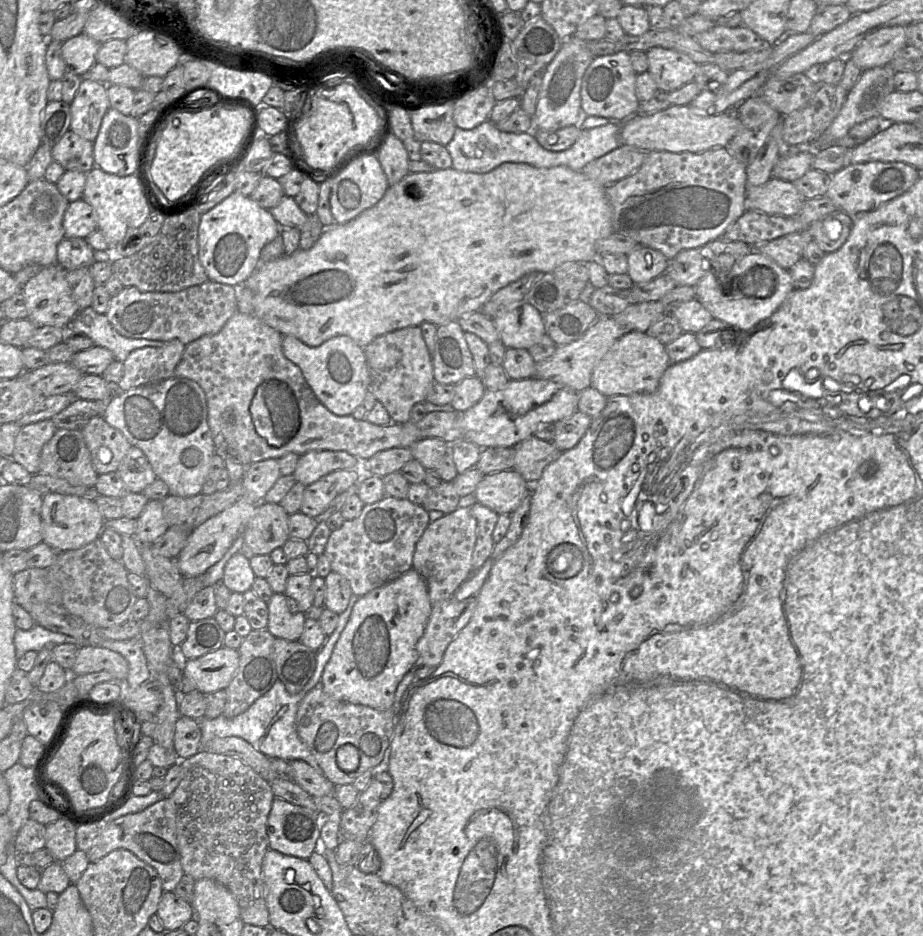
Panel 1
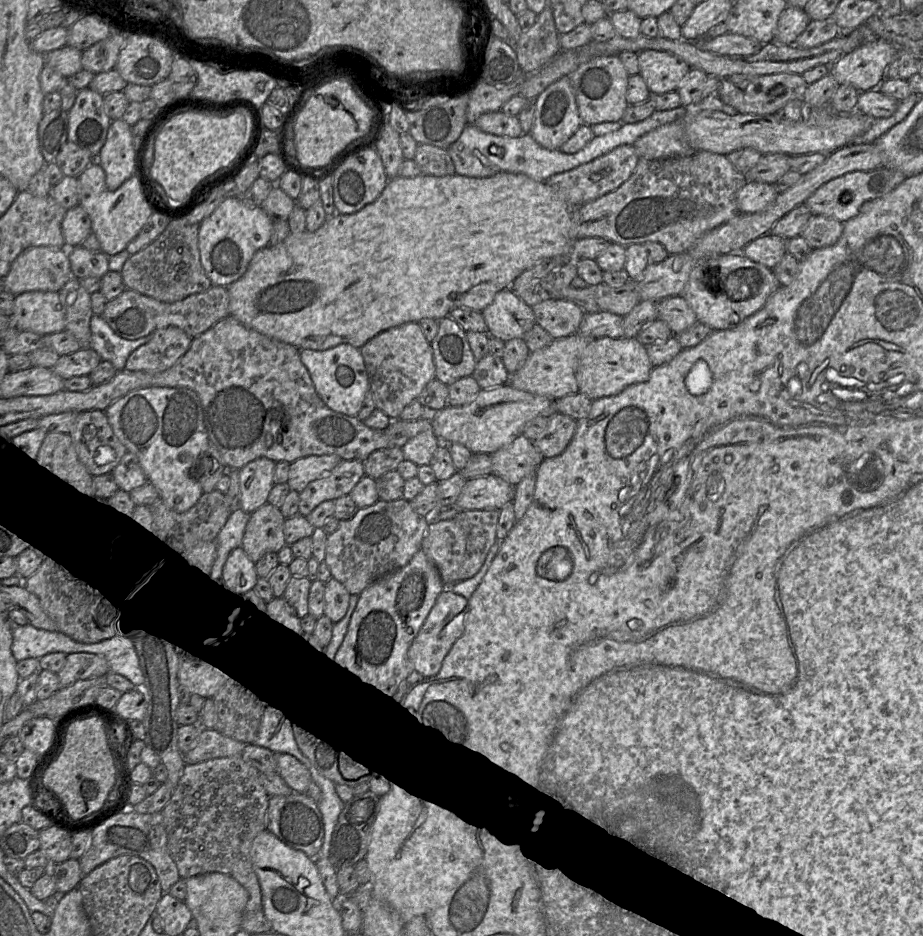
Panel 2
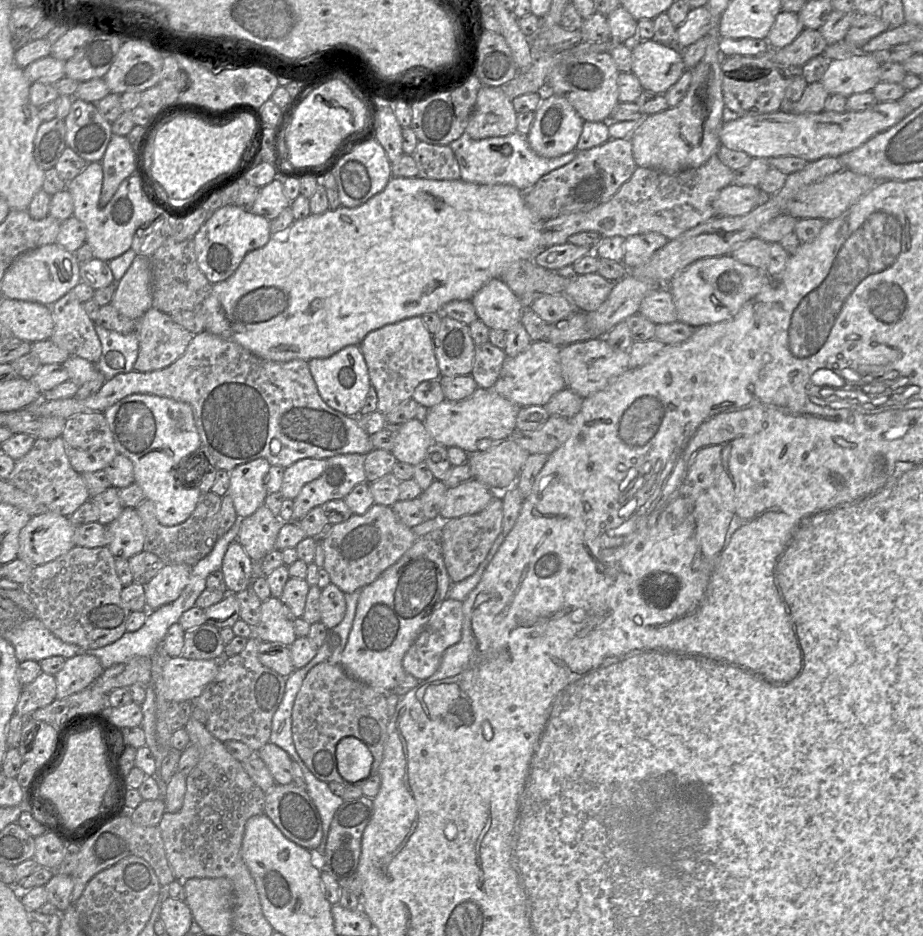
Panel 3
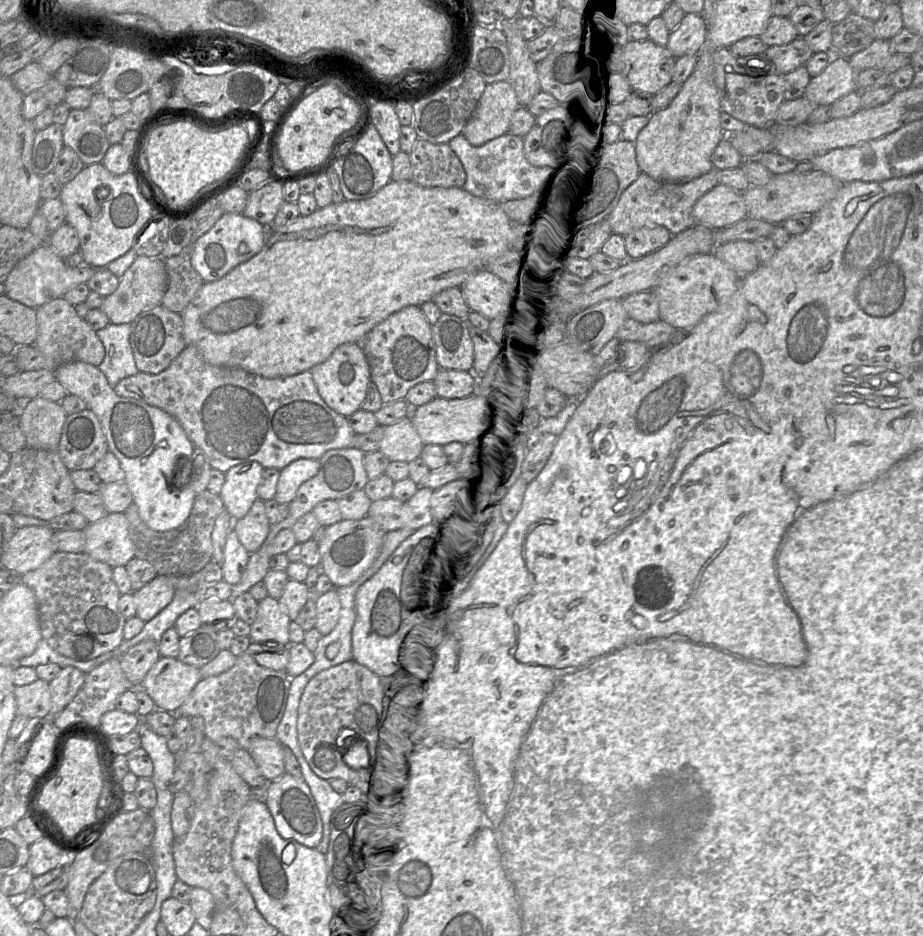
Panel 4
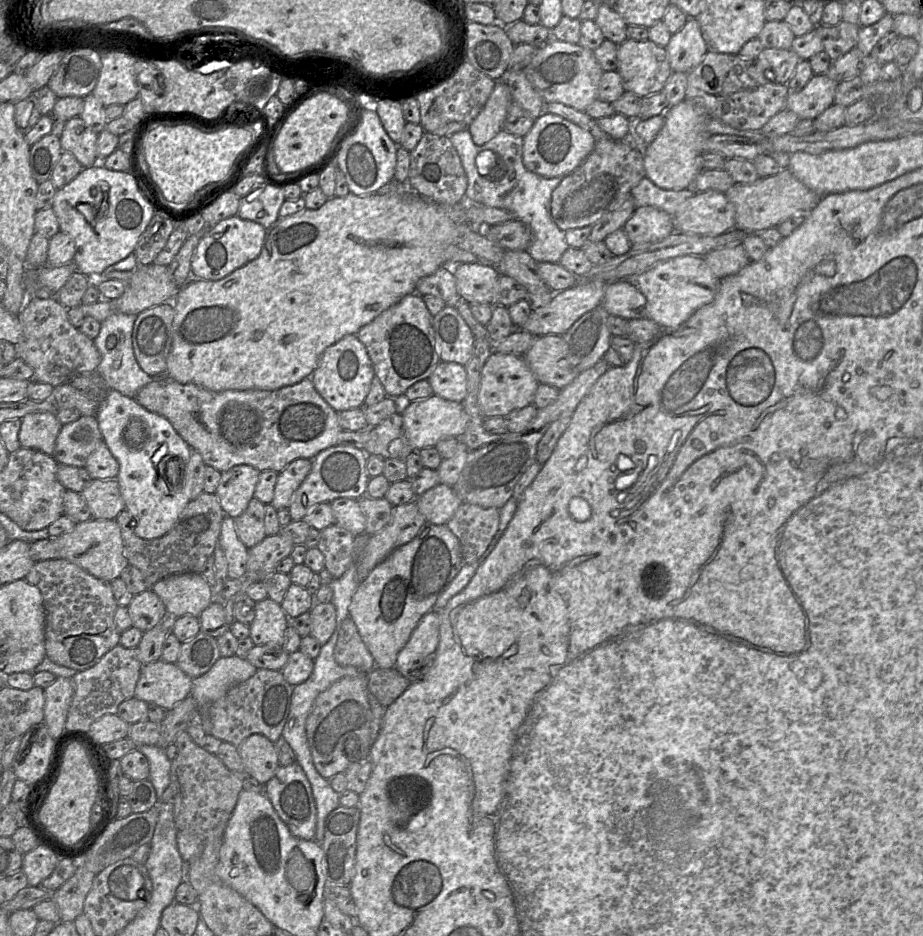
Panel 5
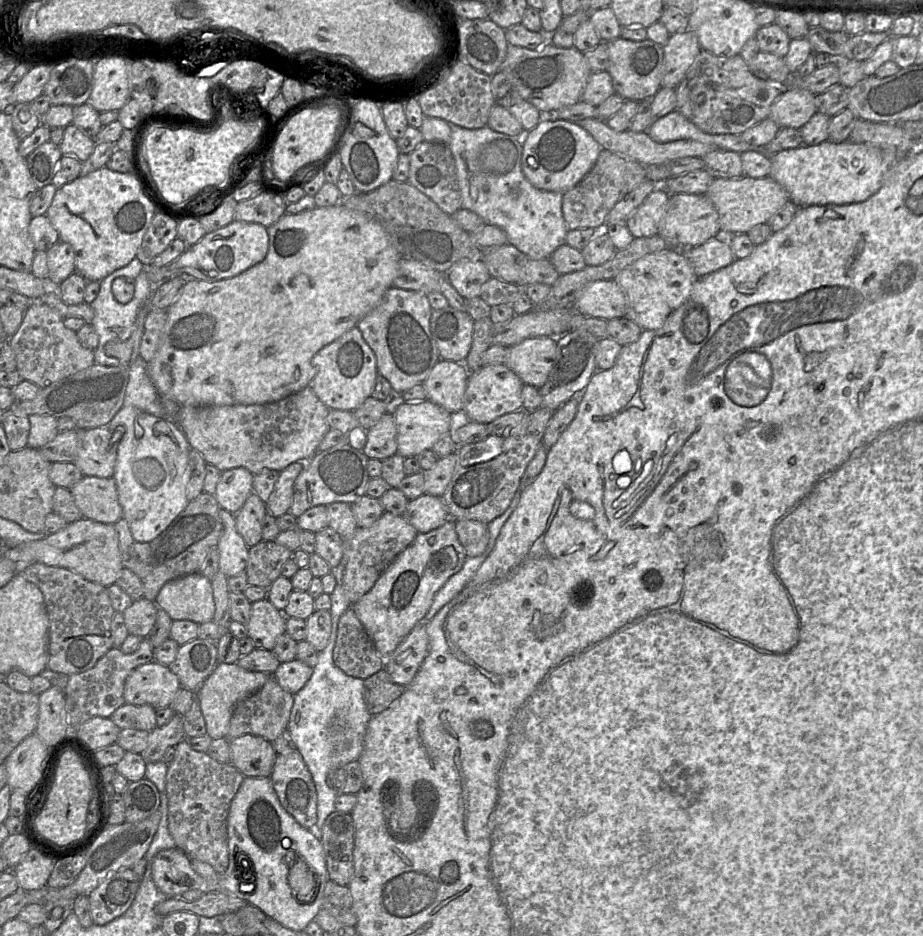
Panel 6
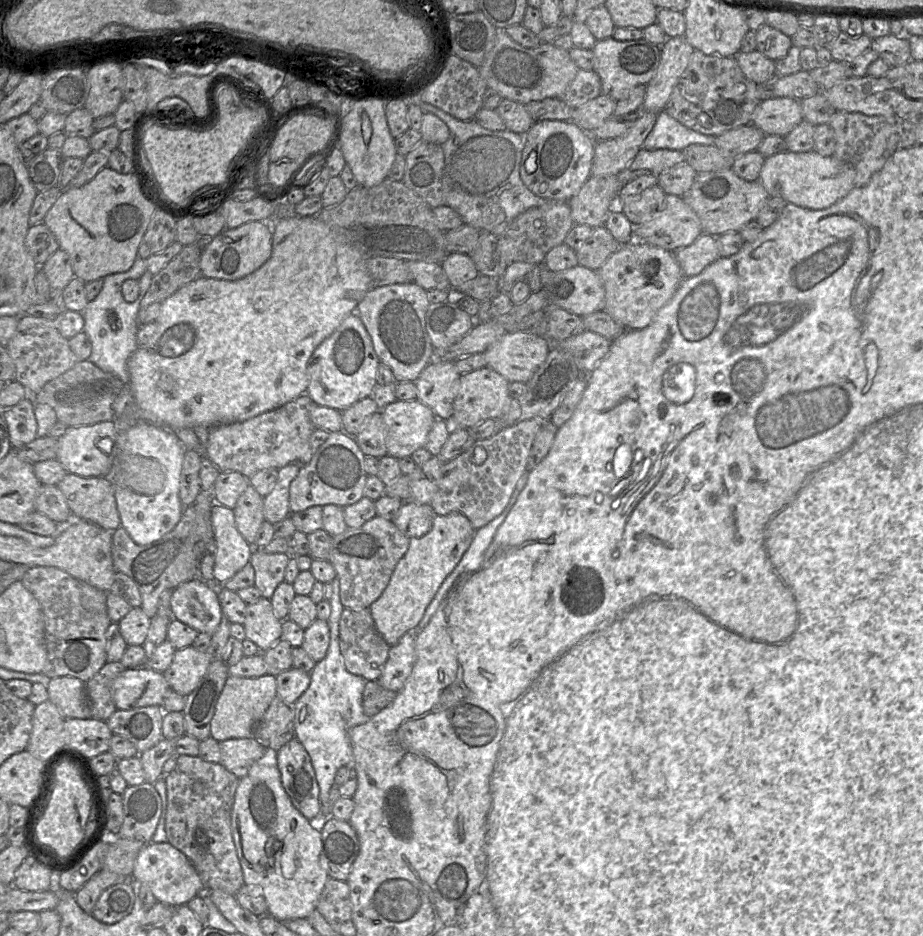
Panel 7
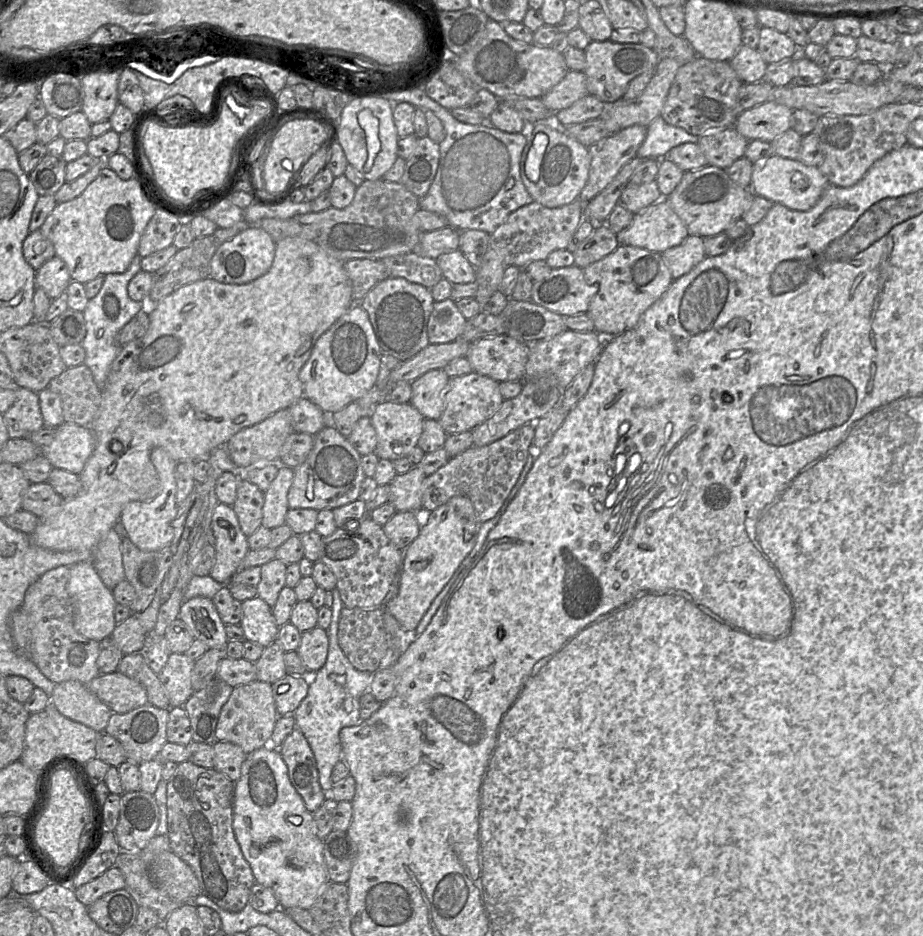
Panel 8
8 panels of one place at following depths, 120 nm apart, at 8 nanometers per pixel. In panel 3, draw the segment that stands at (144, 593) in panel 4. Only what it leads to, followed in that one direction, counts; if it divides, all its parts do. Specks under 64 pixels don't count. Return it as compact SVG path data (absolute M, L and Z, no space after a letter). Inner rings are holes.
M166 564L144 585L146 610L156 610L177 599L189 581L192 567L187 564Z

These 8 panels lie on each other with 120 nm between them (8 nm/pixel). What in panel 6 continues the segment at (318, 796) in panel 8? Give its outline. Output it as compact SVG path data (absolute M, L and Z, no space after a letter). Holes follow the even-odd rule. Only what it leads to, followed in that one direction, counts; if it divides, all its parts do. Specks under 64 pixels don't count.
M298 750L276 756L270 780L282 807L303 828L316 824L316 789Z

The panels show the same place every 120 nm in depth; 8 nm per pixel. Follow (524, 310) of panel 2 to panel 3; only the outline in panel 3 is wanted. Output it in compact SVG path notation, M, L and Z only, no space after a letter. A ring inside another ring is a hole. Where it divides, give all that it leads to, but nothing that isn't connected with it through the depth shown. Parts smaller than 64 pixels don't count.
M500 278L489 280L470 302L478 319L489 329L506 332L521 322L524 307Z

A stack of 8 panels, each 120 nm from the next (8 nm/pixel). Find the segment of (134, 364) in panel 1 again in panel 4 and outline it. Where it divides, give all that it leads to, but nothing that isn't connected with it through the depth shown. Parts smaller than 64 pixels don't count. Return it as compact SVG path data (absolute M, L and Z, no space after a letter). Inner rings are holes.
M162 304L140 313L131 323L130 345L140 372L159 374L178 357L187 346L183 337L183 319Z

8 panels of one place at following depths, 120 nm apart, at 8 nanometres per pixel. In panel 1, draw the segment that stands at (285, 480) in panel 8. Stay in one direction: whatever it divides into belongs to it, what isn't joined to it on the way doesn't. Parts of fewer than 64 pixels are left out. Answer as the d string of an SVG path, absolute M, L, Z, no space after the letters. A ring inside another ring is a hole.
M311 450L299 457L293 475L296 481L308 486L337 470L359 467L360 461L347 452Z

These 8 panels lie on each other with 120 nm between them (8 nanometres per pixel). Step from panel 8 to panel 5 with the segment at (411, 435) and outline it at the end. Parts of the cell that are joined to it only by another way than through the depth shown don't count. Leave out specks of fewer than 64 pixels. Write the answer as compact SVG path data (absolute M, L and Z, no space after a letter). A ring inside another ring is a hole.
M434 394L426 399L411 402L401 416L405 436L414 451L433 448L443 439L460 438L468 423L468 415L461 403L444 400Z

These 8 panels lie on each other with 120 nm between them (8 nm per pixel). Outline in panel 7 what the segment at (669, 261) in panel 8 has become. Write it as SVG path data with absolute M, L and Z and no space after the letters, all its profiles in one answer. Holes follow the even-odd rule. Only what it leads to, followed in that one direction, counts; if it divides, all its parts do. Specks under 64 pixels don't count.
M701 234L691 245L674 252L685 277L696 276L720 257L716 237Z

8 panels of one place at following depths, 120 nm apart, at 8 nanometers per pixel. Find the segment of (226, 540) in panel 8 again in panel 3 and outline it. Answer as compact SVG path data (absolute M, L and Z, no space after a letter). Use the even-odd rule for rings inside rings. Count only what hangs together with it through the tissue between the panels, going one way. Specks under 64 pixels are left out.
M238 540L228 546L221 570L229 594L236 594L246 589L251 586L256 575L261 575L259 563L255 563L248 556Z

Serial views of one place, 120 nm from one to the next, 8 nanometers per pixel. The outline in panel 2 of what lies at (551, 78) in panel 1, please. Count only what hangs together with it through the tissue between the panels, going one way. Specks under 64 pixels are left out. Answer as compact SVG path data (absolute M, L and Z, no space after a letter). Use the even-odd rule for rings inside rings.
M563 76L534 100L535 113L530 135L542 147L557 150L582 125L571 81Z

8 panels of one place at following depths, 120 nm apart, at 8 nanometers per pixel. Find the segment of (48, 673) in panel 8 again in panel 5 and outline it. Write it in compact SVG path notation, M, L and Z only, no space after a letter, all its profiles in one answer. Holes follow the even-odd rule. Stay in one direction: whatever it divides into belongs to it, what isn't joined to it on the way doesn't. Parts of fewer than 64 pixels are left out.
M62 558L36 562L25 579L41 592L45 609L46 656L52 662L84 671L120 643L121 632L114 620L118 605L109 581L98 579Z

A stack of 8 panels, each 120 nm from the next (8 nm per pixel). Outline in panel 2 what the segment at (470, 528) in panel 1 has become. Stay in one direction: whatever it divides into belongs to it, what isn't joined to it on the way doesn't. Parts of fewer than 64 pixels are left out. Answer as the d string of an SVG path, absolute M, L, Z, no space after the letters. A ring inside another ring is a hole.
M453 519L430 522L420 550L435 565L445 587L460 581L459 571L465 560L466 537Z

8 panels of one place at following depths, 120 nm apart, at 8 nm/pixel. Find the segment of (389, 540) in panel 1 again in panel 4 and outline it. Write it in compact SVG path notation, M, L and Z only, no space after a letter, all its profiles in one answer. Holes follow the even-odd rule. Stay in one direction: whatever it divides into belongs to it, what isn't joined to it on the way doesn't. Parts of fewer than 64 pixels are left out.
M368 515L360 520L345 520L326 528L323 539L318 543L321 556L320 568L335 587L344 587L355 582L378 556L384 532Z

